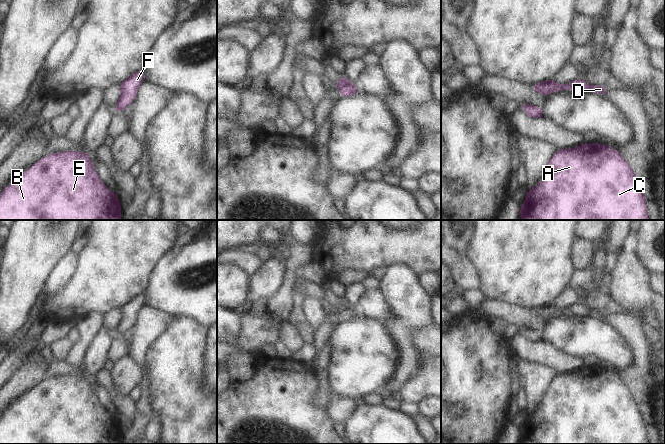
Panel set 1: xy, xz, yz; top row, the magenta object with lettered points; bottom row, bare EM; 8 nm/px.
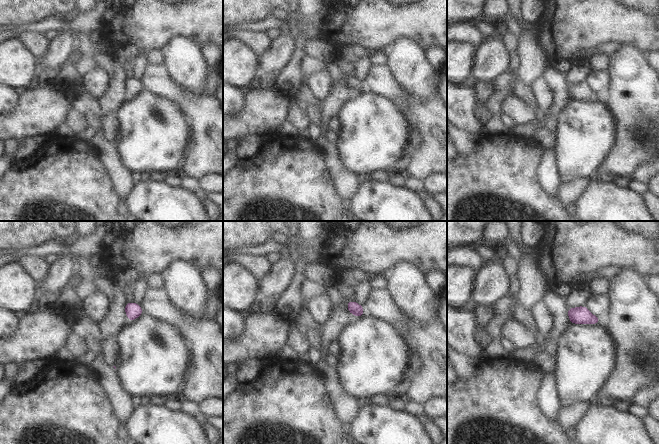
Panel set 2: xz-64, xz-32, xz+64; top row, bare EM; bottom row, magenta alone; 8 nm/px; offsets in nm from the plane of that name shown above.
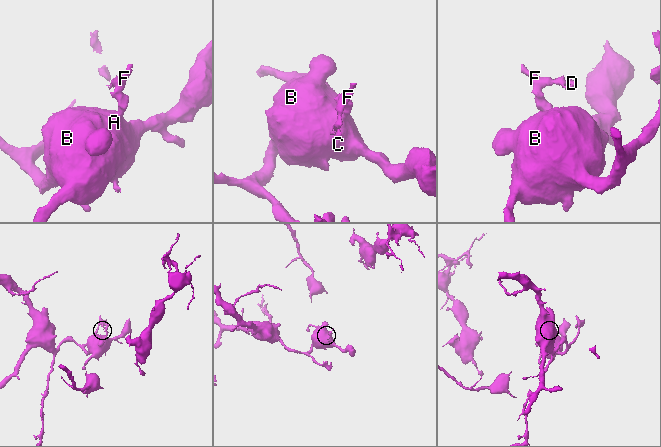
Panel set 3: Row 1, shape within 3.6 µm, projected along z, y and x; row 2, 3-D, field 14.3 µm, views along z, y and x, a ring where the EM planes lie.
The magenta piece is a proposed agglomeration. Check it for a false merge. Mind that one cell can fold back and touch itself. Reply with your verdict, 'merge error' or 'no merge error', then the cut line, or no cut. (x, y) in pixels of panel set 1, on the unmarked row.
merge error; cut in xz along (340, 303), (349, 307)

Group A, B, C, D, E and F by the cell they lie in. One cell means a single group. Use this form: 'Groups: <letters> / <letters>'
Groups: A B C E / D F.

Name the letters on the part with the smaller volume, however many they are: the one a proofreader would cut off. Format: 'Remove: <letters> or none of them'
Remove: D, F.

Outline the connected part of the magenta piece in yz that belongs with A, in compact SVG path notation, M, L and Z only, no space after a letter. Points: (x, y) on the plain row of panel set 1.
M583 366L576 372L557 373L549 384L539 408L526 416L520 430L521 444L650 444L647 424L630 388L613 371Z

